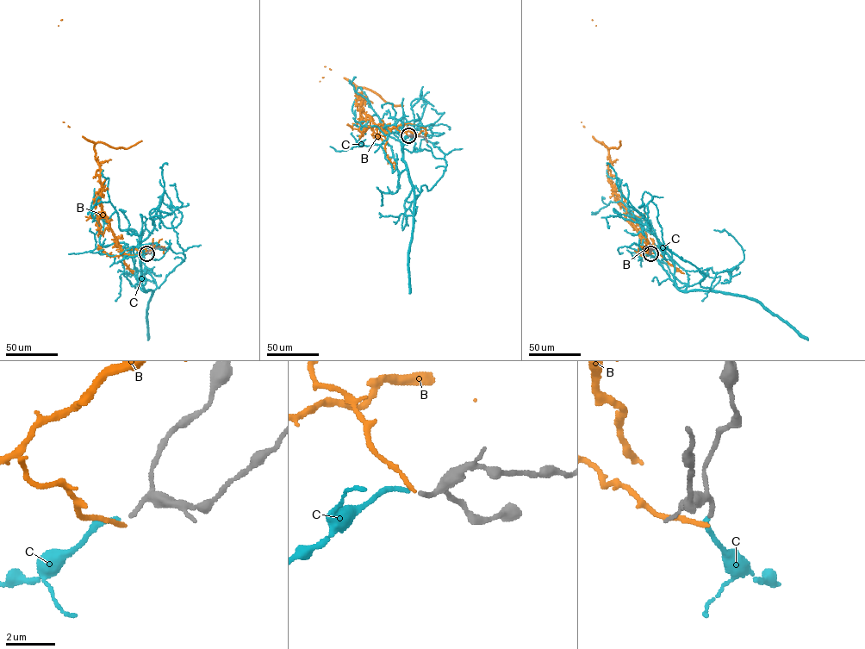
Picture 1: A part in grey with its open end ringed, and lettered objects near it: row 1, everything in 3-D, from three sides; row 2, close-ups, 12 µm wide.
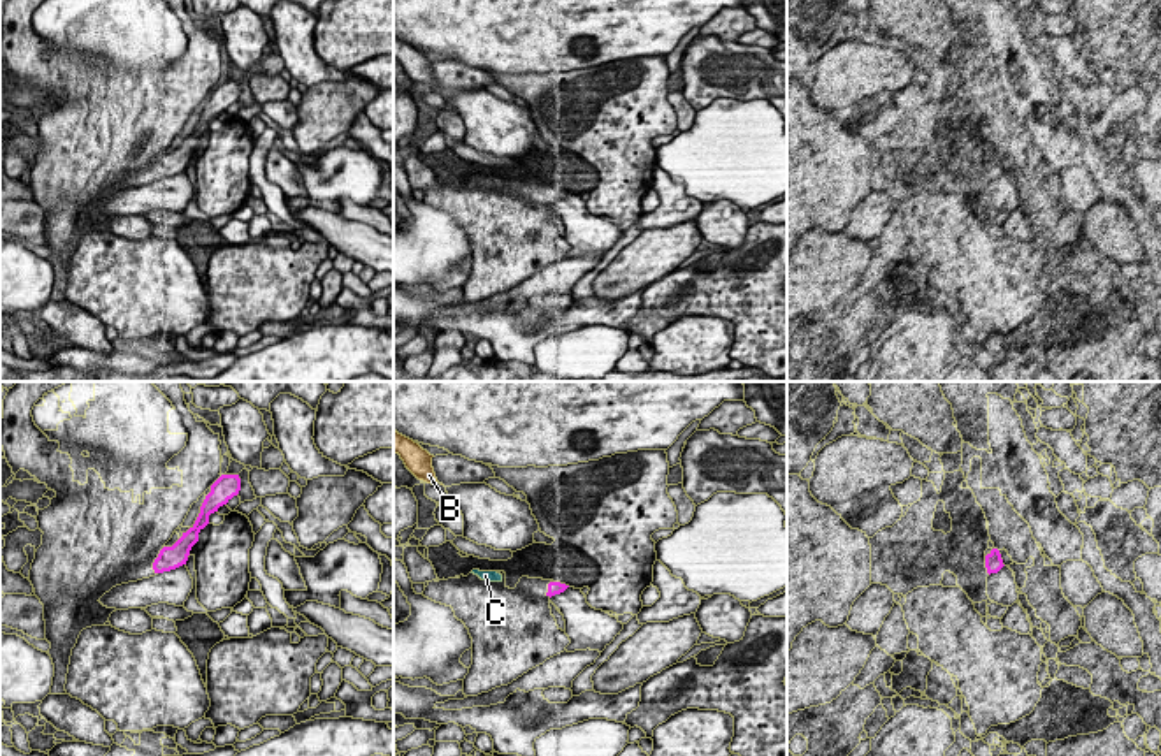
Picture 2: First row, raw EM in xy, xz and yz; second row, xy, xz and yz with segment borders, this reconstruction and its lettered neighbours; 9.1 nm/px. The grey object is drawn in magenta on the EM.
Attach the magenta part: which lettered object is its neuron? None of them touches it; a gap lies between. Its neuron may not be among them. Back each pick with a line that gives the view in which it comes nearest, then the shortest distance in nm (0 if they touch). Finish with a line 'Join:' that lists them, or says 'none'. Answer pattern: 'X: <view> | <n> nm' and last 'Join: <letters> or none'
C: xz | 440 nm
Join: C

